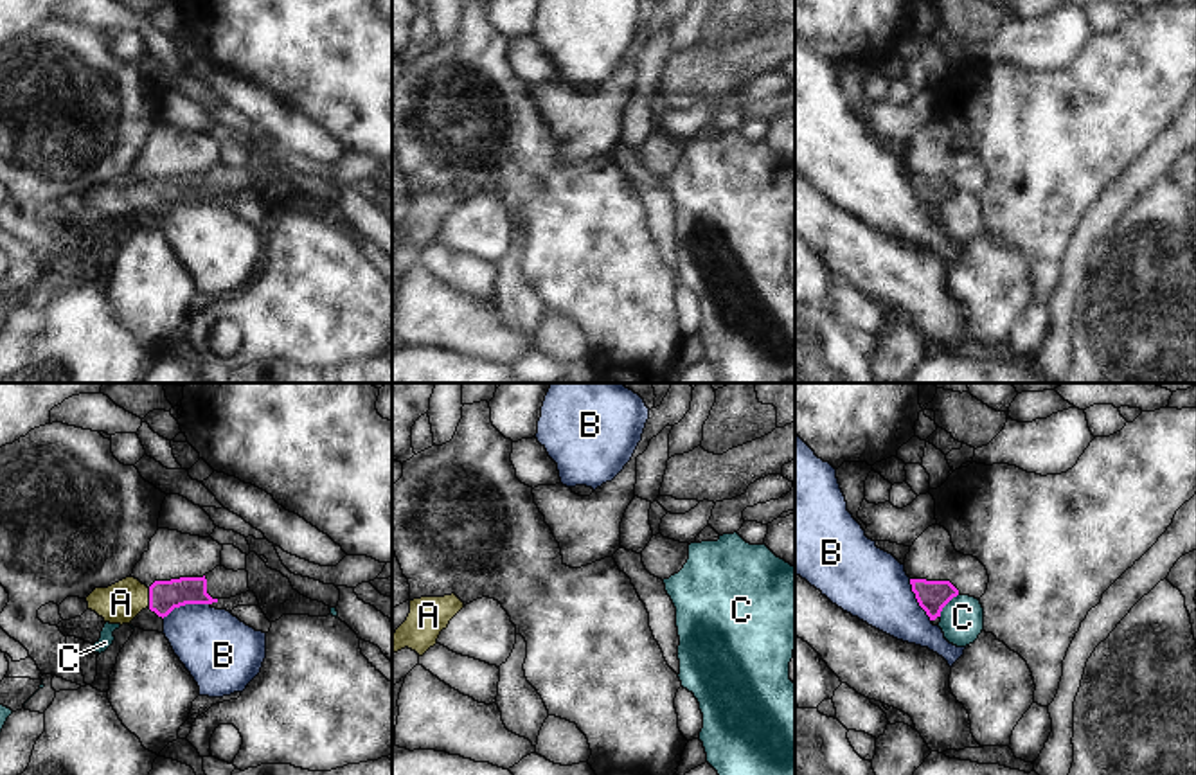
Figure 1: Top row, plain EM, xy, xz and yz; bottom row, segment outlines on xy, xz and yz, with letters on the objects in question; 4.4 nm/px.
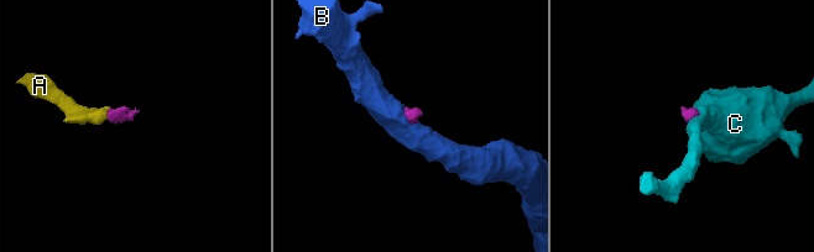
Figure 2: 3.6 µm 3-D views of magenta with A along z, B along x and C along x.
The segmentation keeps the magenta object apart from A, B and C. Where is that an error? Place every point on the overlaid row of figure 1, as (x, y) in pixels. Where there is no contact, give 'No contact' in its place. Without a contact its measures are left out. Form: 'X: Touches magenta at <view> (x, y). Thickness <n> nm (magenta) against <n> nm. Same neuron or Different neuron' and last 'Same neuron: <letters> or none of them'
A: Touches magenta at xy (150, 597). Thickness 140 nm (magenta) against 180 nm. Same neuron
B: Touches magenta at xy (186, 603). Thickness 140 nm (magenta) against 320 nm. Different neuron
C: Touches magenta at yz (946, 603). Thickness 140 nm (magenta) against 190 nm. Different neuron
Same neuron: A

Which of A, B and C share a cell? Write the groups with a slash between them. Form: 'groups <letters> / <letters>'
groups A / B / C

